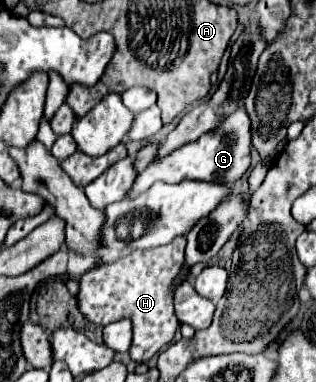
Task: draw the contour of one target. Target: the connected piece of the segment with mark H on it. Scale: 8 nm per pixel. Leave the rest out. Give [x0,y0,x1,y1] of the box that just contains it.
[79,237,185,363]

